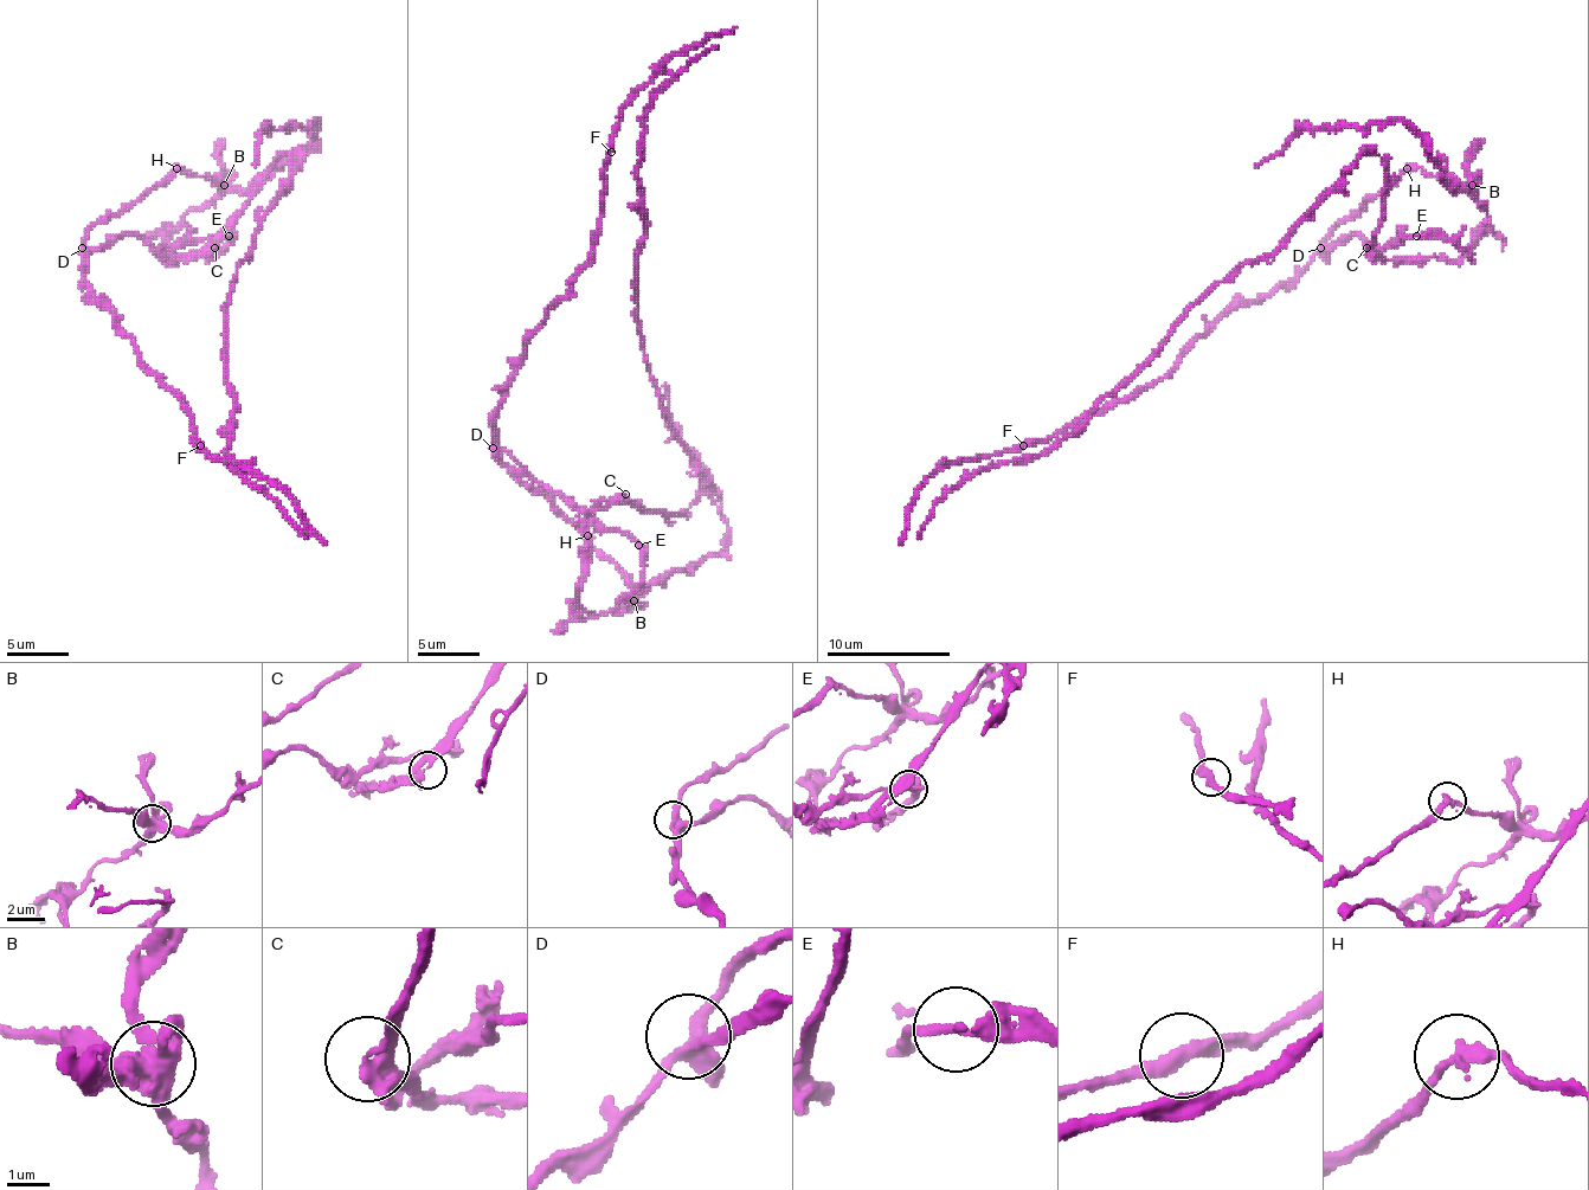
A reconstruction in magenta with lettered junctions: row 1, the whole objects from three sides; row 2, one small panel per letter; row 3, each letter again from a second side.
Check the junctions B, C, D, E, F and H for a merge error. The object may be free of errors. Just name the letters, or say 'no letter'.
B

